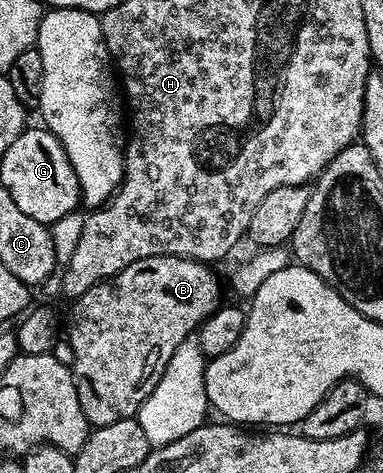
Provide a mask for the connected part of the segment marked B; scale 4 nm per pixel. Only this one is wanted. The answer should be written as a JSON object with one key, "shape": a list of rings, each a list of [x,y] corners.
{"shape":[[[174,255],[143,257],[143,261],[135,261],[131,265],[127,265],[127,269],[123,269],[118,275],[114,275],[112,279],[104,279],[102,283],[89,287],[87,293],[80,295],[72,304],[73,336],[68,342],[75,353],[75,361],[71,370],[73,380],[77,386],[77,392],[79,393],[79,405],[83,405],[83,413],[93,427],[111,425],[111,421],[123,421],[124,419],[134,418],[139,405],[143,405],[143,401],[147,401],[147,397],[151,397],[151,389],[155,389],[155,385],[159,385],[159,377],[163,377],[163,373],[167,369],[167,361],[171,361],[171,357],[175,357],[175,349],[179,349],[179,345],[183,345],[183,341],[196,332],[197,328],[204,323],[205,318],[217,310],[219,306],[219,300],[217,300],[217,279],[209,271],[212,270],[206,264],[200,263],[198,259],[184,259]]]}

